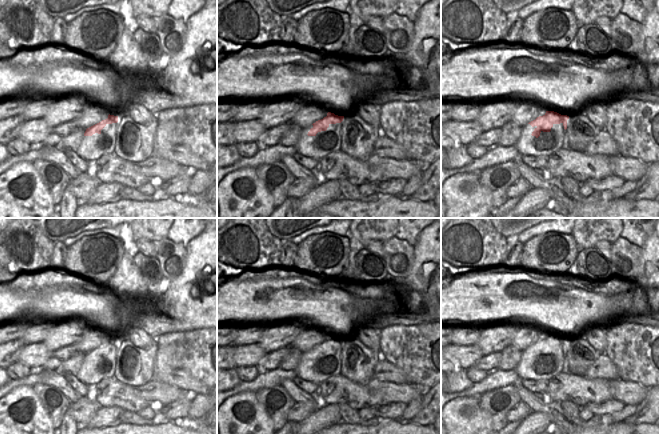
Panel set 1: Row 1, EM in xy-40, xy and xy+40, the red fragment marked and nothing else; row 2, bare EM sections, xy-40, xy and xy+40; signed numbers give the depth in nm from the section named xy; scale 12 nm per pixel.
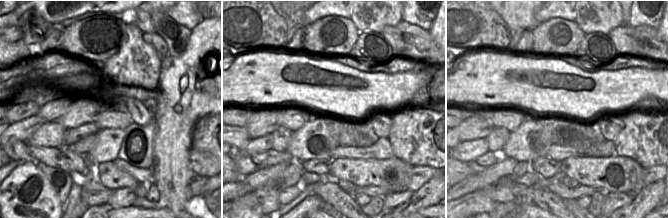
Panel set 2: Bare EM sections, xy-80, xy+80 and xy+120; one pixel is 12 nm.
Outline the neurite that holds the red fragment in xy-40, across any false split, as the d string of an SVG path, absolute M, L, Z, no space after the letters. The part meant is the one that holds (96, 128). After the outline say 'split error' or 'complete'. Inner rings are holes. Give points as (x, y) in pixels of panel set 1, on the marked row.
M108 115L108 118L86 129L84 136L92 136L95 133L101 134L101 130L107 125L118 122L118 116Z; complete

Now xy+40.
M546 111L546 113L543 116L537 117L535 120L529 122L528 124L530 124L532 127L536 127L531 135L538 138L542 131L550 132L554 124L562 123L564 129L566 130L568 119L569 116L567 115L561 115L554 111Z; complete

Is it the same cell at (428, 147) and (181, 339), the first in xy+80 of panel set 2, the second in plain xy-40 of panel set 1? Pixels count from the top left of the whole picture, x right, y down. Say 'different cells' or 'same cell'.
same cell

